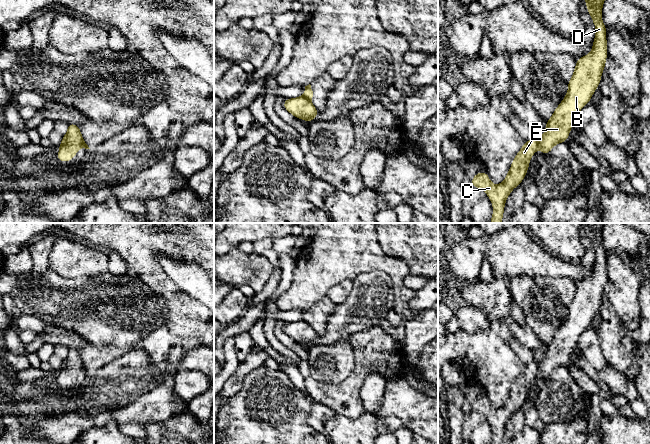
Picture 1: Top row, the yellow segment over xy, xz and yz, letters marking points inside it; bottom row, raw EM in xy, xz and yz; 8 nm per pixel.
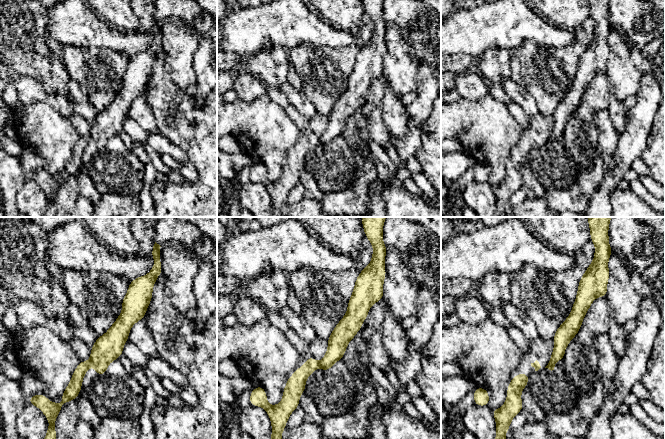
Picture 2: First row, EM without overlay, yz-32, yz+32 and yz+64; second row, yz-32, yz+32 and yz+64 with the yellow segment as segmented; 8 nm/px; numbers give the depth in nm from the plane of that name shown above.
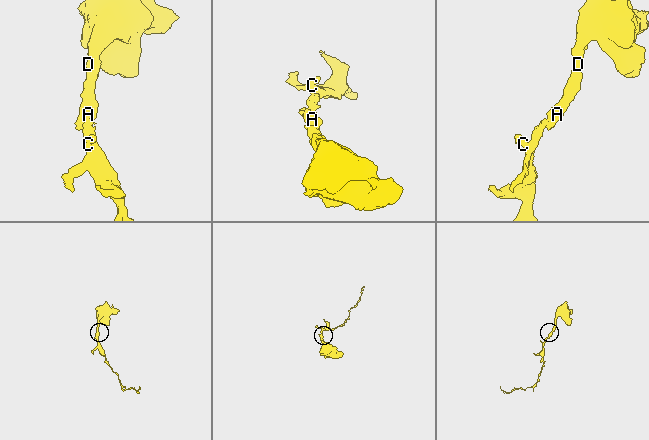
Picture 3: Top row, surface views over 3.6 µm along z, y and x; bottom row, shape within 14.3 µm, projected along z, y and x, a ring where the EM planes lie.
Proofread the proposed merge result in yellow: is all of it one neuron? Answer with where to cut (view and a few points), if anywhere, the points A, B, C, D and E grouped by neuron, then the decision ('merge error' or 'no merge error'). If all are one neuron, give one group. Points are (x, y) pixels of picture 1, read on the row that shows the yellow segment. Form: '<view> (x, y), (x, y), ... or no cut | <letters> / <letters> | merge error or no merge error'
yz (536, 141), (538, 147) | A B D / C E | merge error

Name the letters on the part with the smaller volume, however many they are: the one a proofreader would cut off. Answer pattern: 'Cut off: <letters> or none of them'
Cut off: C, E

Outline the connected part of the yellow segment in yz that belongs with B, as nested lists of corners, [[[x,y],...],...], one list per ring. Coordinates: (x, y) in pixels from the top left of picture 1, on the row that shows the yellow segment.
[[[585,0],[589,15],[596,28],[592,51],[577,59],[572,78],[568,82],[565,98],[546,121],[544,134],[537,146],[546,156],[558,143],[566,142],[571,127],[577,122],[582,107],[588,104],[601,81],[607,59],[607,28],[602,22],[602,7],[605,0]]]

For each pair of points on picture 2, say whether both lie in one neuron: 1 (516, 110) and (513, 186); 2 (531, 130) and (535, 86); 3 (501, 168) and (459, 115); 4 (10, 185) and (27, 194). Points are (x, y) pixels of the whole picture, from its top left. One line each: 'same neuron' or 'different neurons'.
1: different neurons
2: different neurons
3: same neuron
4: different neurons

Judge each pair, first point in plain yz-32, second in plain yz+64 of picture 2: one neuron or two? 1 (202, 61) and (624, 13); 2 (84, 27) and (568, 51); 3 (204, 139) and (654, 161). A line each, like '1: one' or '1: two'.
1: two
2: two
3: one

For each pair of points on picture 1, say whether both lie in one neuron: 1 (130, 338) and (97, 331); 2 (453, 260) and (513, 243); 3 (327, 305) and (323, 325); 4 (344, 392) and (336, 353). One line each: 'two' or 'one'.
1: one
2: one
3: one
4: two

